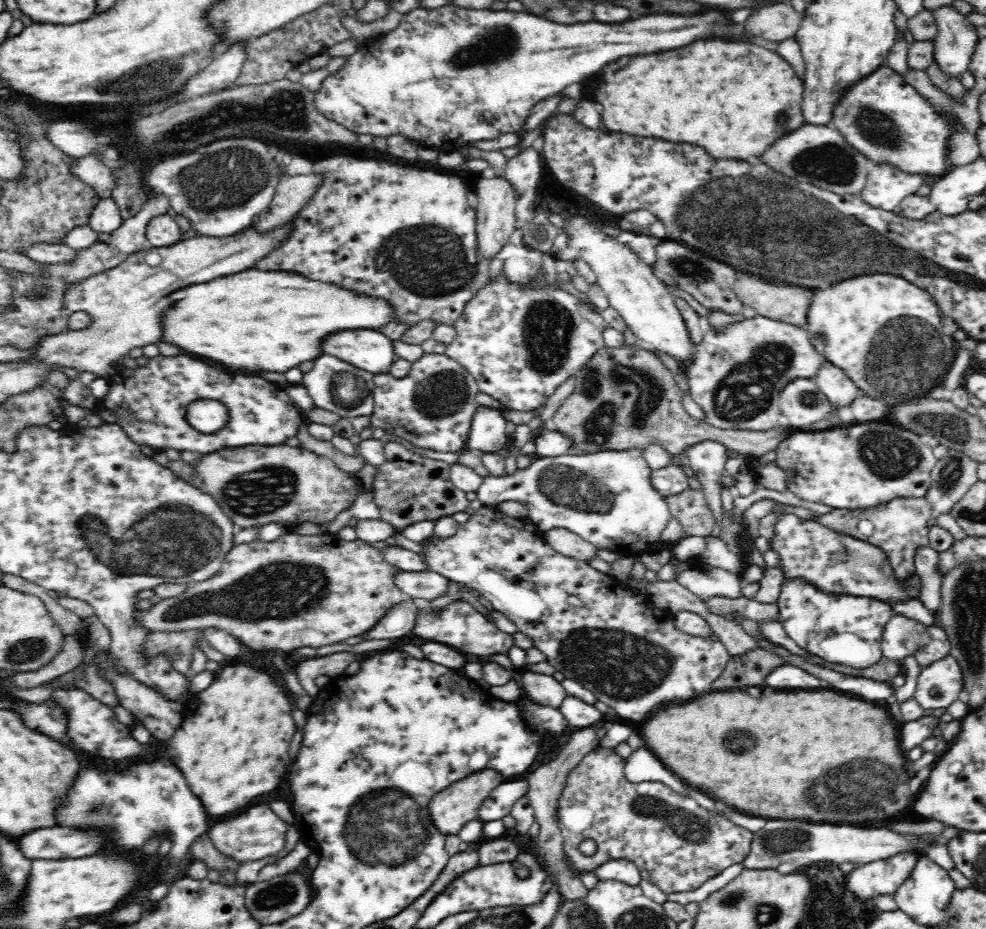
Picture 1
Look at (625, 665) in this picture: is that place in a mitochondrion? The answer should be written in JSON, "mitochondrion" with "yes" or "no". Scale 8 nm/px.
{"mitochondrion":"yes"}

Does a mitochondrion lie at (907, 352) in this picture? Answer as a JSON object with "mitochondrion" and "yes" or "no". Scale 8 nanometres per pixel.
{"mitochondrion":"yes"}

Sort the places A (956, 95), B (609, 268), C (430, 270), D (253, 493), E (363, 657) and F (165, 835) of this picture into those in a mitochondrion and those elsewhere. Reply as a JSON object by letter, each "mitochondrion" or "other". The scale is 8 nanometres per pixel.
{"A":"other","B":"other","C":"mitochondrion","D":"mitochondrion","E":"other","F":"other"}

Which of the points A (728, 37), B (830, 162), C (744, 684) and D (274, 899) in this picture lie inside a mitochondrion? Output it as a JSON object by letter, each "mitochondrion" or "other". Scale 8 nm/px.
{"A":"other","B":"mitochondrion","C":"other","D":"mitochondrion"}

